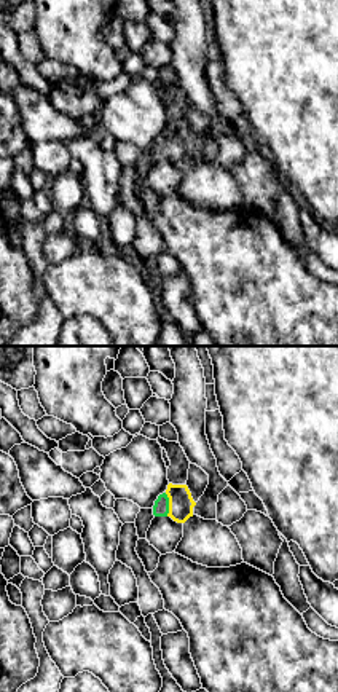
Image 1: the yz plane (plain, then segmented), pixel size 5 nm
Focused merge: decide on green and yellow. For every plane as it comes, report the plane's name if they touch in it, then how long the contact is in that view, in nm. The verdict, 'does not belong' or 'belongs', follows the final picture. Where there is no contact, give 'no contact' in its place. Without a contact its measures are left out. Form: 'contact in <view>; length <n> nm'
contact in yz; length 120 nm

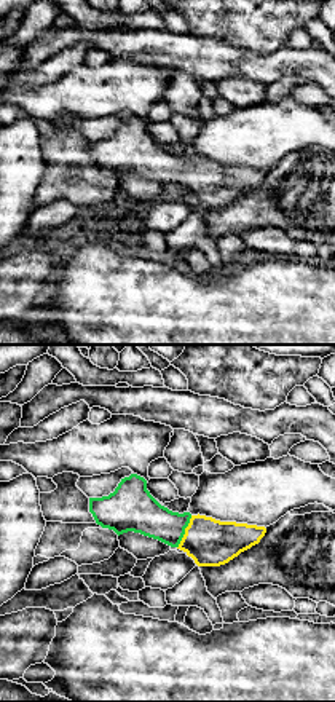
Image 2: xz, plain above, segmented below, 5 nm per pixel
contact in xz; length 180 nm

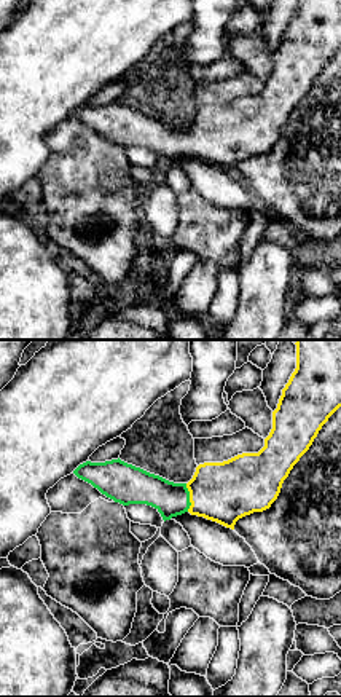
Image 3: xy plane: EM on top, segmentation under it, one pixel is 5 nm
contact in xy; length 140 nm

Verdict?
belongs

